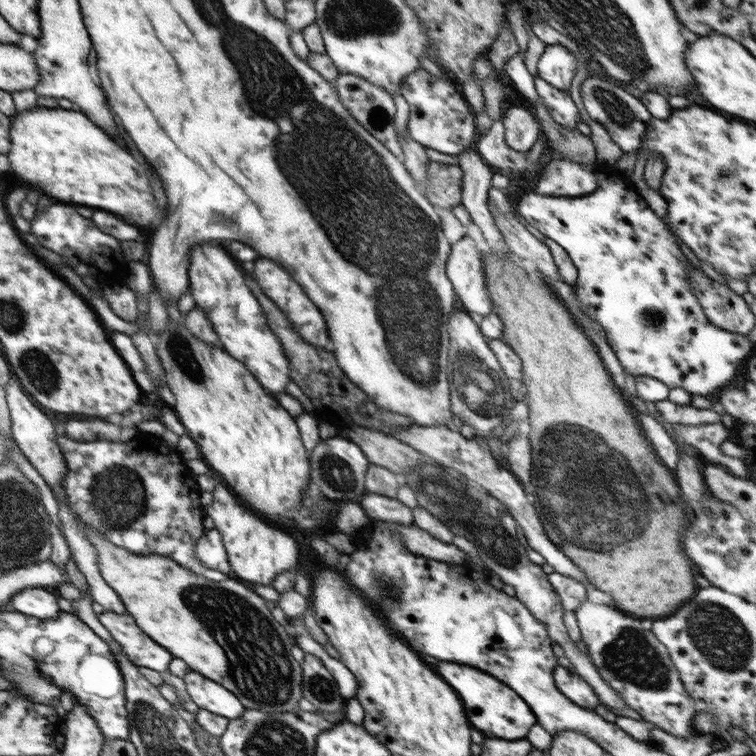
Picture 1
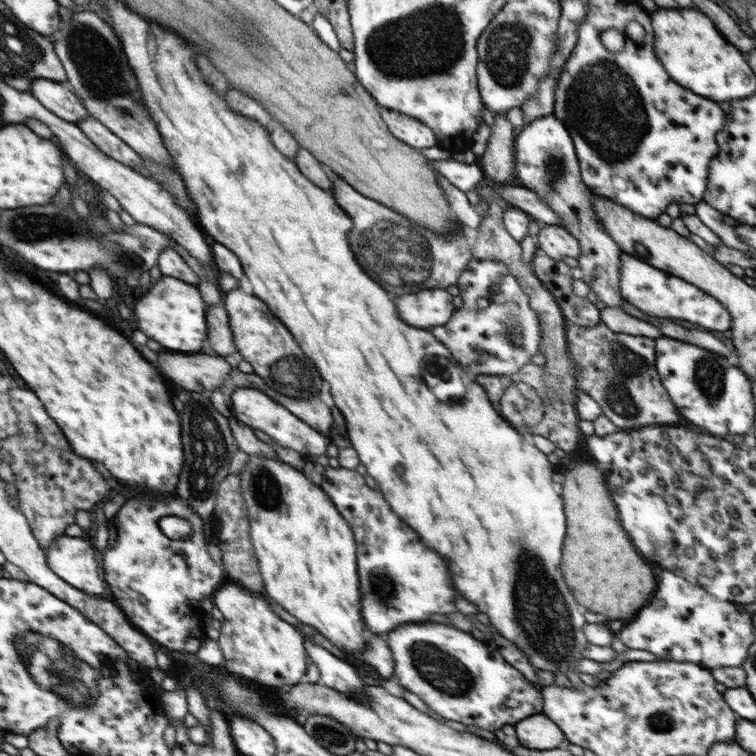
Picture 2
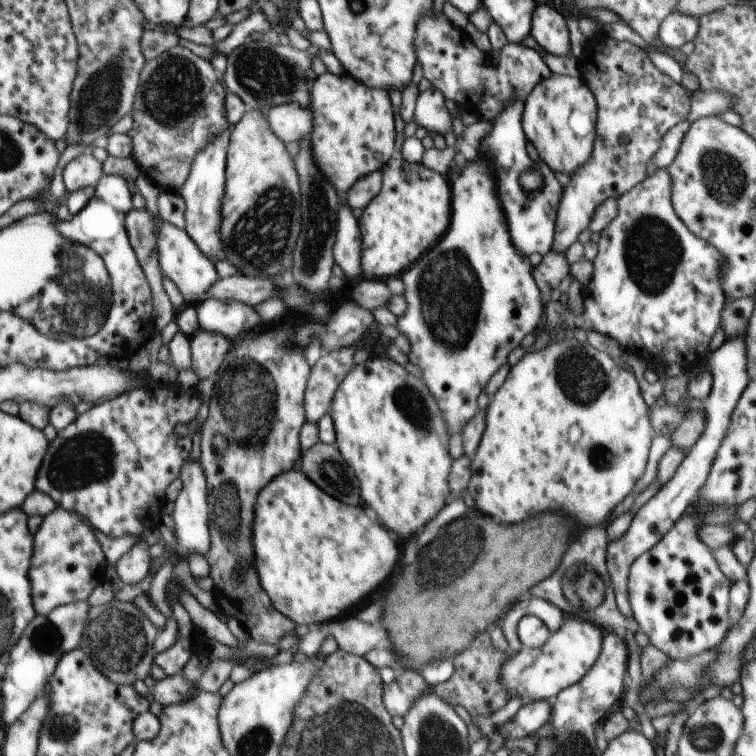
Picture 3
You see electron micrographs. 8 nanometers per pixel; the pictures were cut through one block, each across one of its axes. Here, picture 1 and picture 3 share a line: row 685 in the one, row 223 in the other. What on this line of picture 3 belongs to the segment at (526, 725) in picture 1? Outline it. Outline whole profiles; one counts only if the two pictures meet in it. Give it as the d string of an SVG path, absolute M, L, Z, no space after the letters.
M468 162L468 170L464 170L452 184L450 228L432 250L424 252L406 272L402 272L408 308L404 316L397 316L396 330L408 338L412 347L408 360L421 368L423 381L432 392L440 414L444 414L442 420L450 436L462 432L480 410L477 399L488 380L508 363L510 353L521 347L528 334L536 331L540 318L545 315L542 294L532 278L530 258L522 256L522 252L514 252L508 230L496 198L490 166L482 162Z

